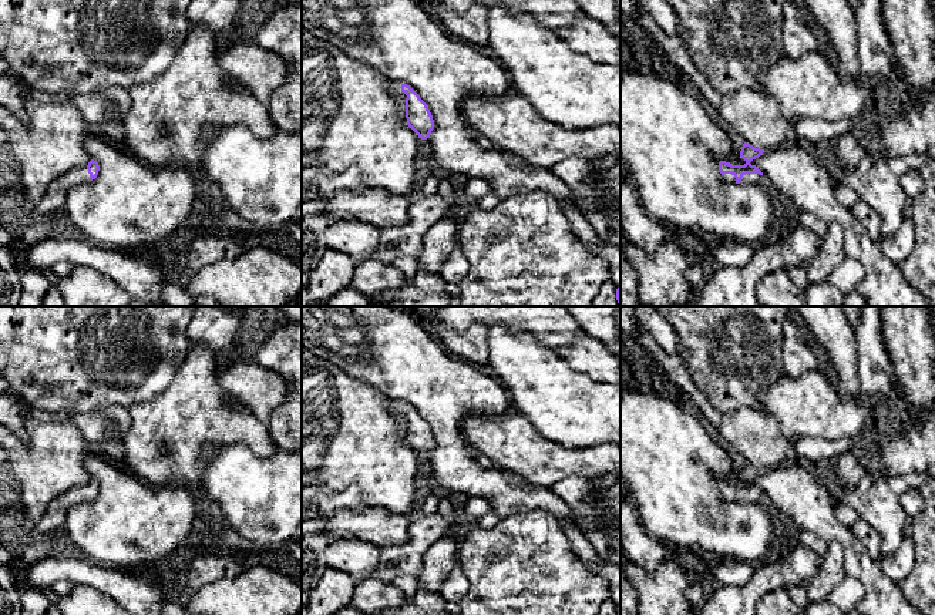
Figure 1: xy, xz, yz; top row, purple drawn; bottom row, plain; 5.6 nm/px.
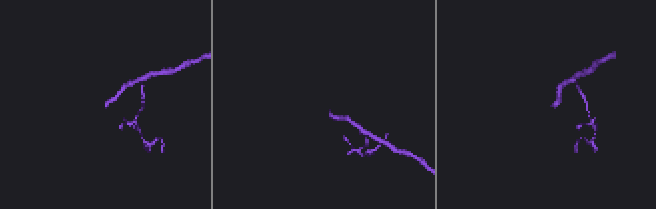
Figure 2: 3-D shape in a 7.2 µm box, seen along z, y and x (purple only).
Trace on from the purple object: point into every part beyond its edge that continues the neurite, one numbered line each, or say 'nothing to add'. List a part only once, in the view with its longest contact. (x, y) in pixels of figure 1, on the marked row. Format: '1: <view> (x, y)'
1: yz (749, 178)

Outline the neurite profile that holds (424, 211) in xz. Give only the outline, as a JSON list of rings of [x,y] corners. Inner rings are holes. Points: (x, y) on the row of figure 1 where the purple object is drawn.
[[[420,194],[410,204],[408,221],[404,225],[380,229],[380,245],[374,258],[390,265],[400,256],[416,259],[426,232],[450,214],[451,208],[453,204],[438,194]]]

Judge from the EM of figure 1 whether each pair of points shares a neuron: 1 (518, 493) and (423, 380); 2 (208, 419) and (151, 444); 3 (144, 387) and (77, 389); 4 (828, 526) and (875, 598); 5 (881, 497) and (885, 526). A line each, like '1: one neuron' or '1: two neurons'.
1: one neuron
2: one neuron
3: one neuron
4: one neuron
5: one neuron

